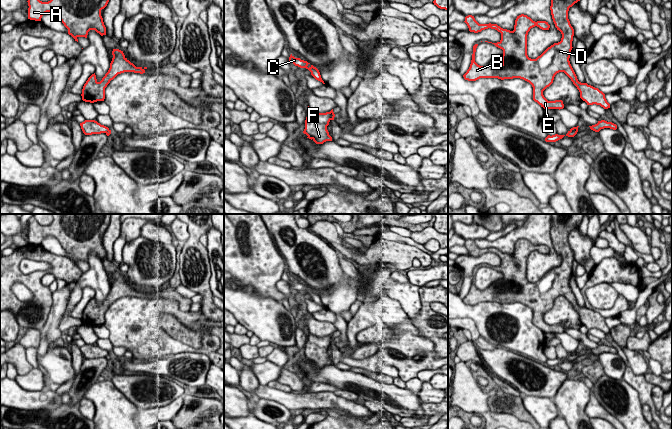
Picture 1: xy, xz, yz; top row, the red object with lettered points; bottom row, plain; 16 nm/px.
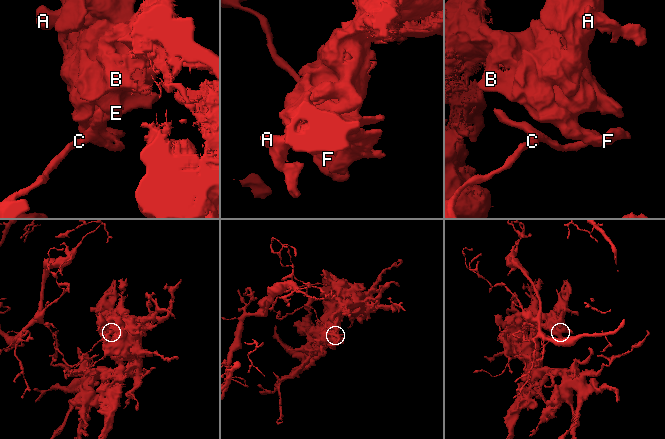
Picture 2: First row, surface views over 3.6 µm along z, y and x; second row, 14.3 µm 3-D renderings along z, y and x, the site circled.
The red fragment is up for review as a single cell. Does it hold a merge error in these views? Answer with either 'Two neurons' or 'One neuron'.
Two neurons

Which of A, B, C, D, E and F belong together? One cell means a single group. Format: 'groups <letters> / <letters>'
groups A B D E F / C

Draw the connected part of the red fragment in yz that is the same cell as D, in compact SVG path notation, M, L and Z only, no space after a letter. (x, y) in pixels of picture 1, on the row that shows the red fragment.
M551 0L551 15L555 27L562 34L561 41L548 47L536 59L527 55L527 35L531 28L537 26L542 30L549 30L546 21L533 21L527 15L521 14L515 20L514 30L503 29L497 24L479 24L474 16L465 17L469 31L478 33L491 28L501 33L501 40L492 43L503 50L502 64L480 66L475 62L475 52L478 44L473 46L472 60L469 69L463 75L465 80L476 81L480 78L513 79L520 78L529 82L533 87L533 100L544 109L563 109L562 100L548 101L543 91L549 87L559 72L564 72L577 87L580 98L587 105L600 105L604 109L610 108L605 94L598 88L578 81L570 64L574 29L568 19L569 8L580 0Z

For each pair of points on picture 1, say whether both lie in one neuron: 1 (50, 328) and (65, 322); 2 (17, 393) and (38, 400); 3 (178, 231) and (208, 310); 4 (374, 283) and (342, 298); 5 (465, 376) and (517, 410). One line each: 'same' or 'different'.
1: different
2: same
3: different
4: same
5: different

